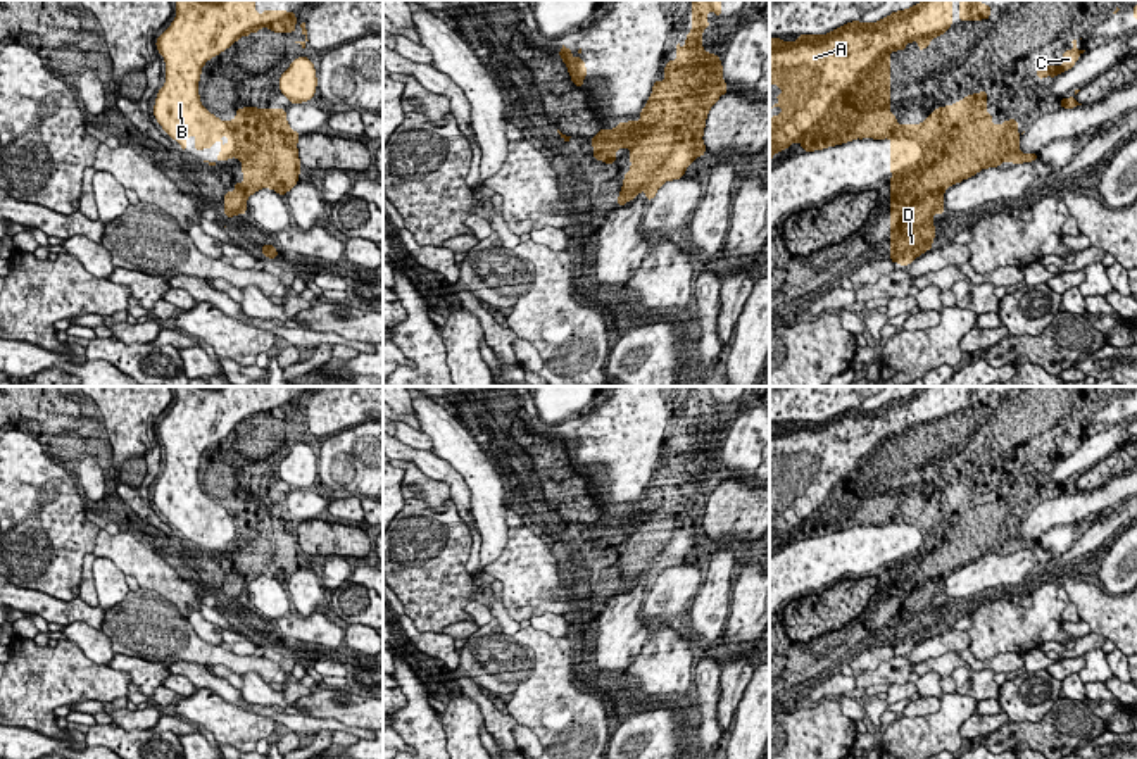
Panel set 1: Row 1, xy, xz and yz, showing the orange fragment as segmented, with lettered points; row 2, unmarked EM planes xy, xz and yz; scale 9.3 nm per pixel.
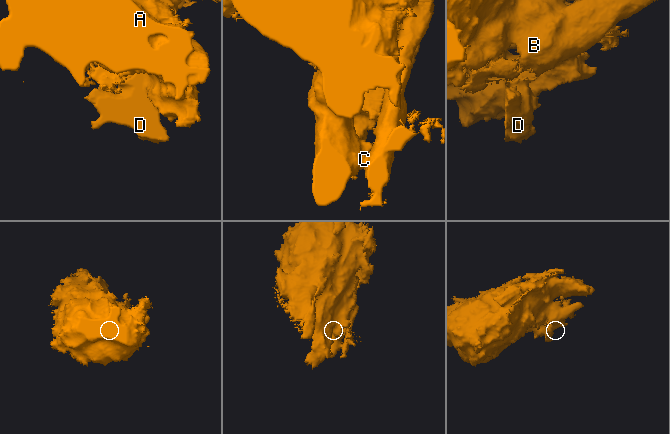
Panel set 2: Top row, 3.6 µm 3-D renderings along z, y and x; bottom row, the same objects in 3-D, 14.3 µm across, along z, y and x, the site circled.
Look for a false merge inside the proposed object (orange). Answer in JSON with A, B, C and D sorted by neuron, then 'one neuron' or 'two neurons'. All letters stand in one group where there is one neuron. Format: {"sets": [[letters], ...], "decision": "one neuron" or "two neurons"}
{"sets": [["A", "B", "C", "D"]], "decision": "one neuron"}

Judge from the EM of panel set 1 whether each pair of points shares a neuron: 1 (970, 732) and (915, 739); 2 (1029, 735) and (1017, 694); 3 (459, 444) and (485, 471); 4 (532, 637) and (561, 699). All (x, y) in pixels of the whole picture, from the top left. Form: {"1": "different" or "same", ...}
{"1": "different", "2": "different", "3": "same", "4": "same"}

